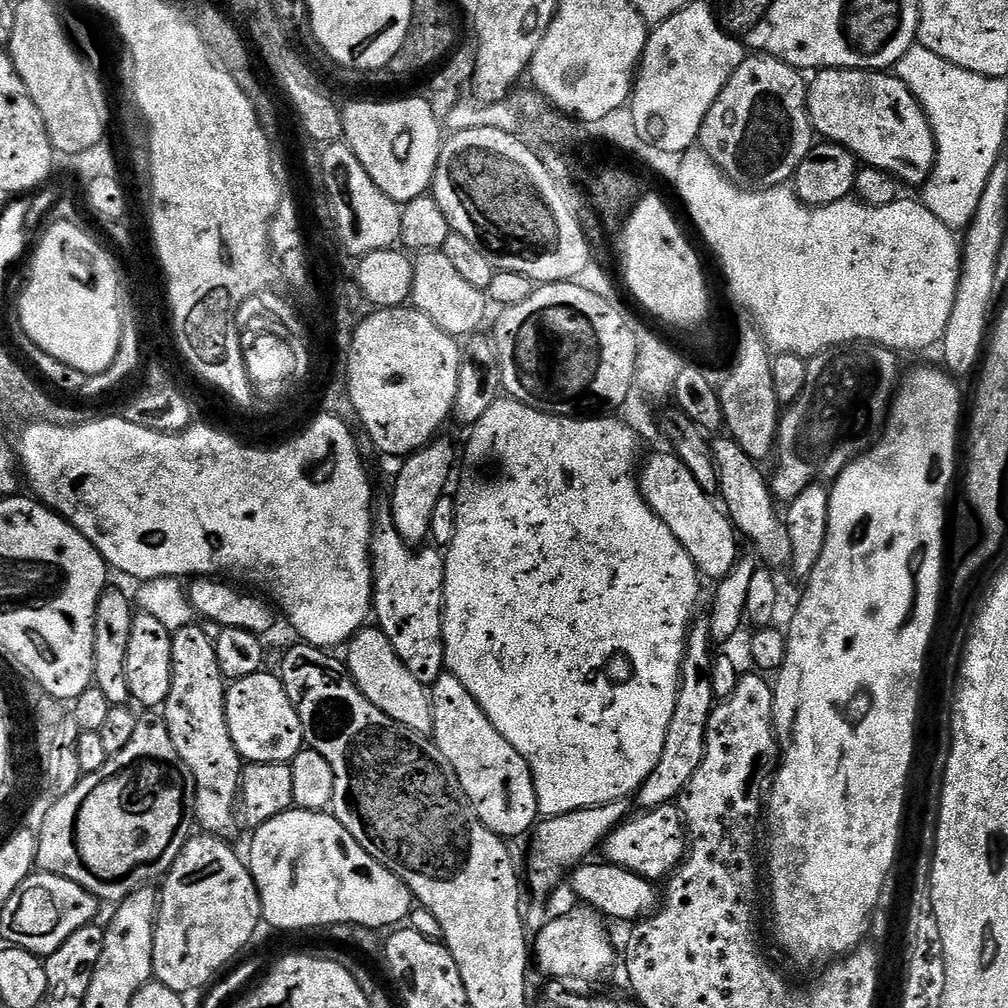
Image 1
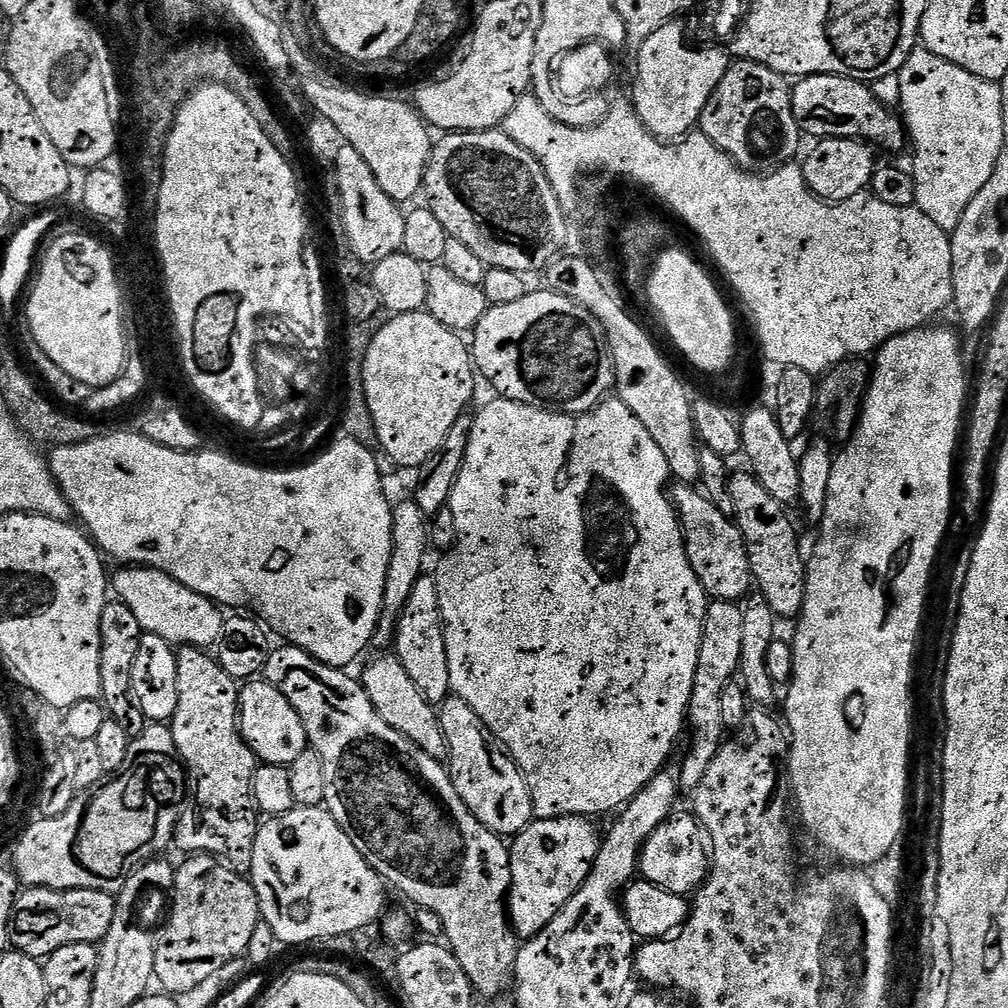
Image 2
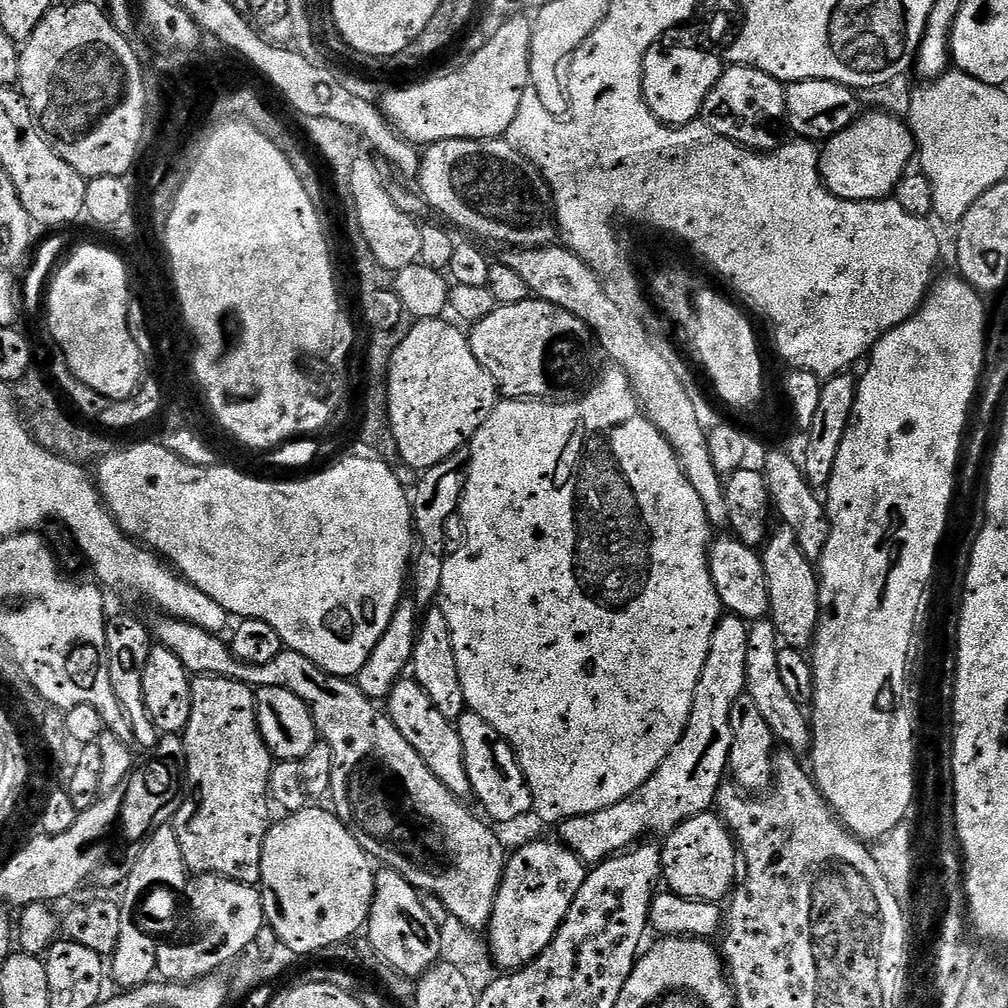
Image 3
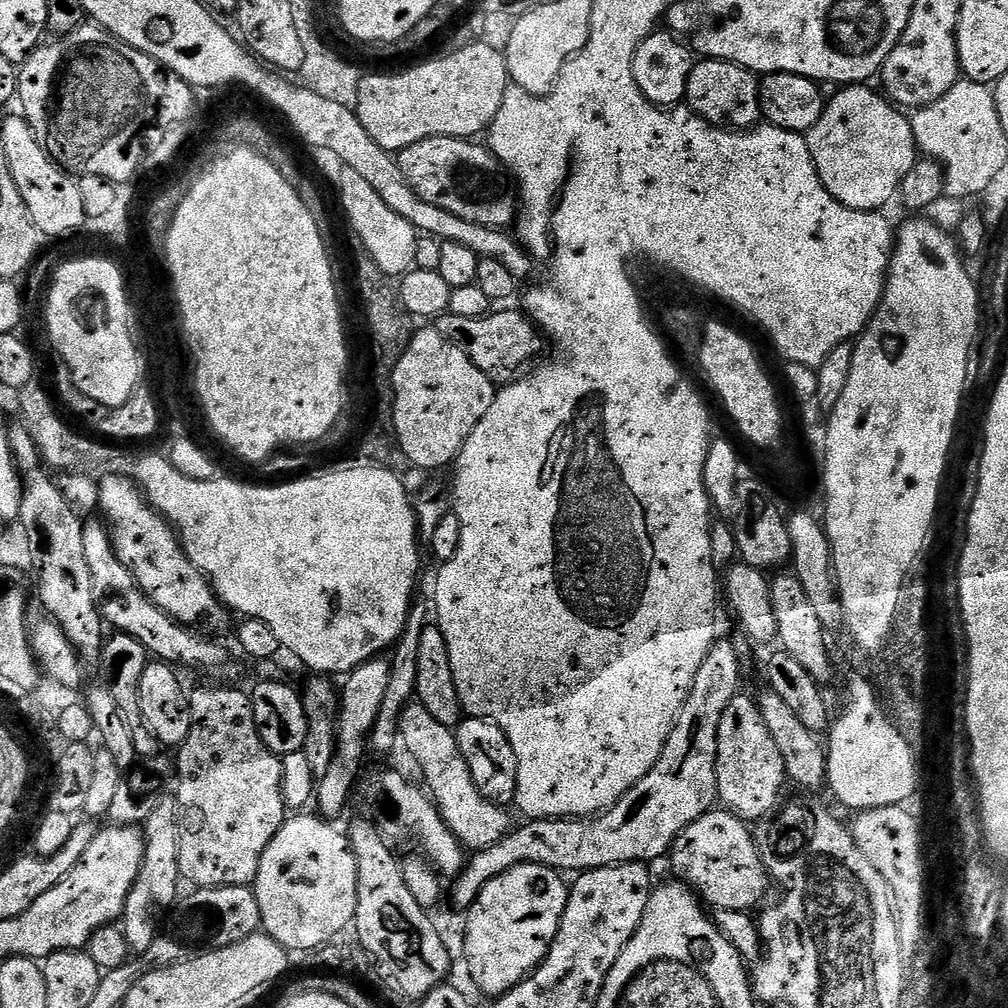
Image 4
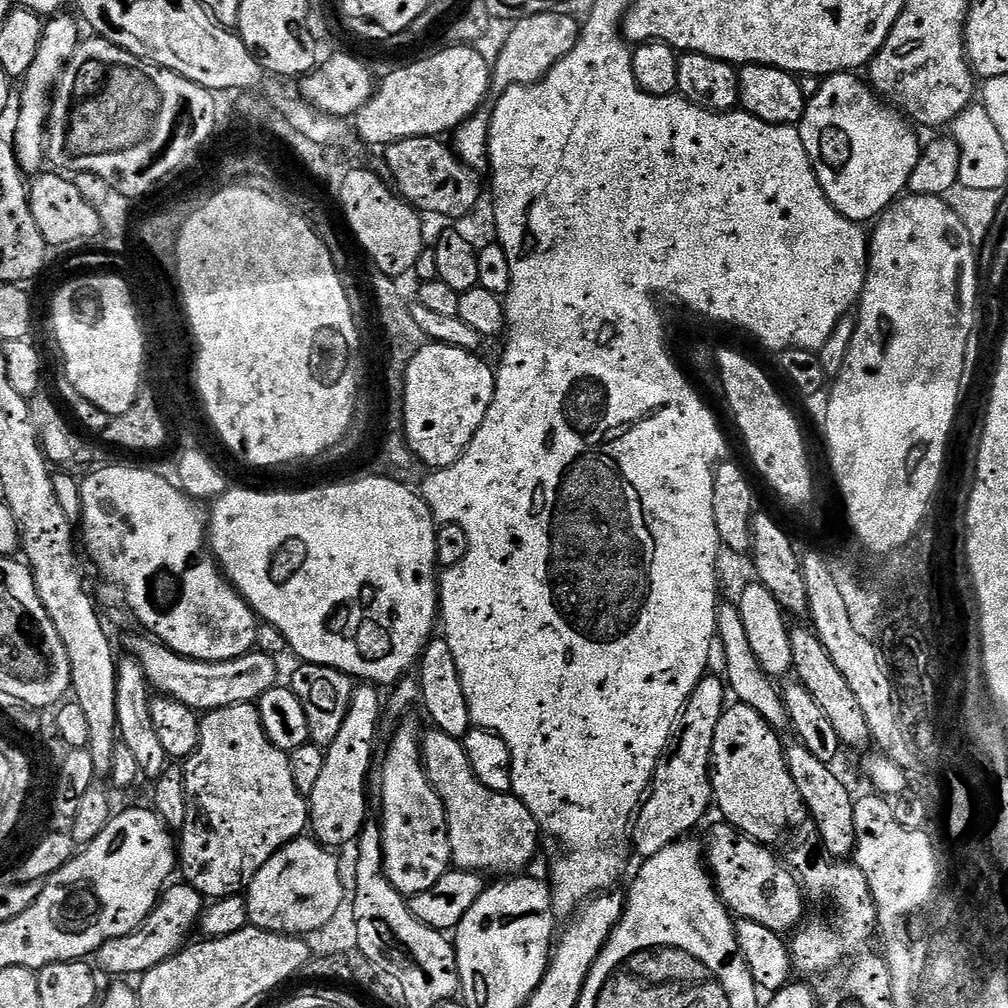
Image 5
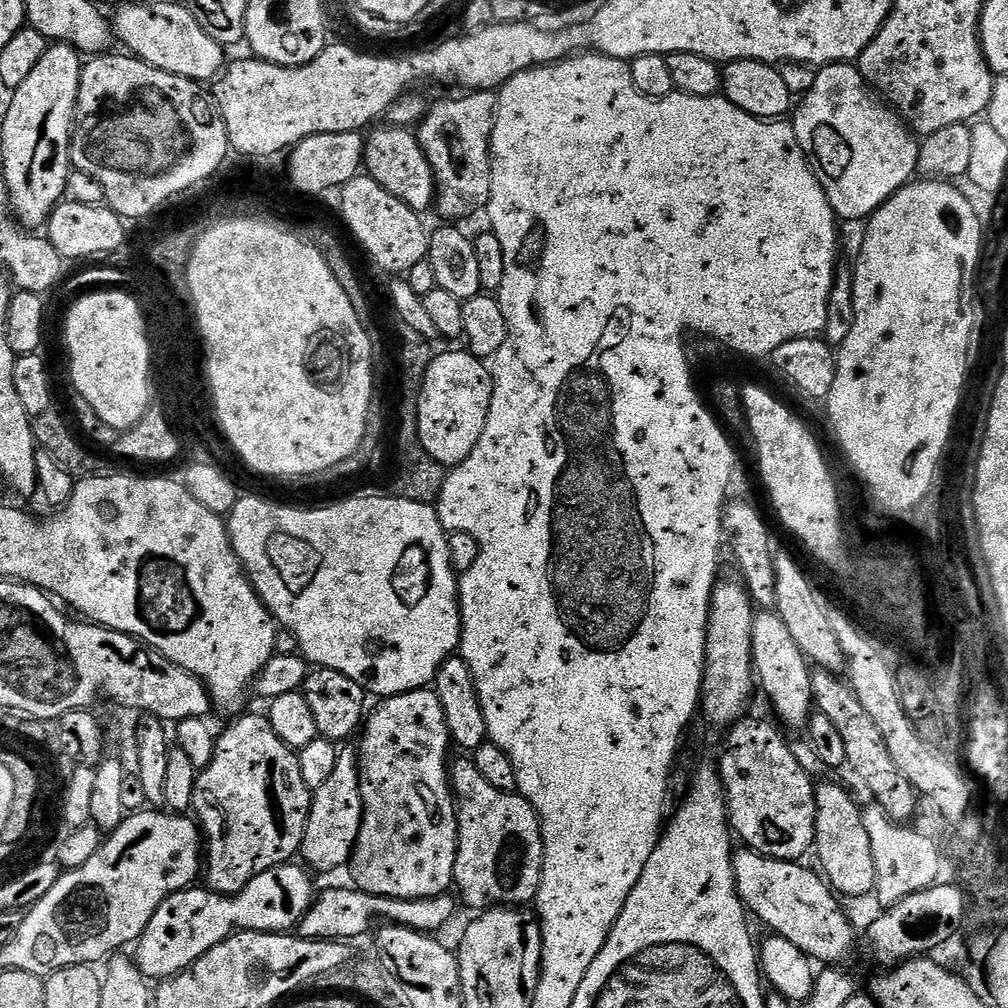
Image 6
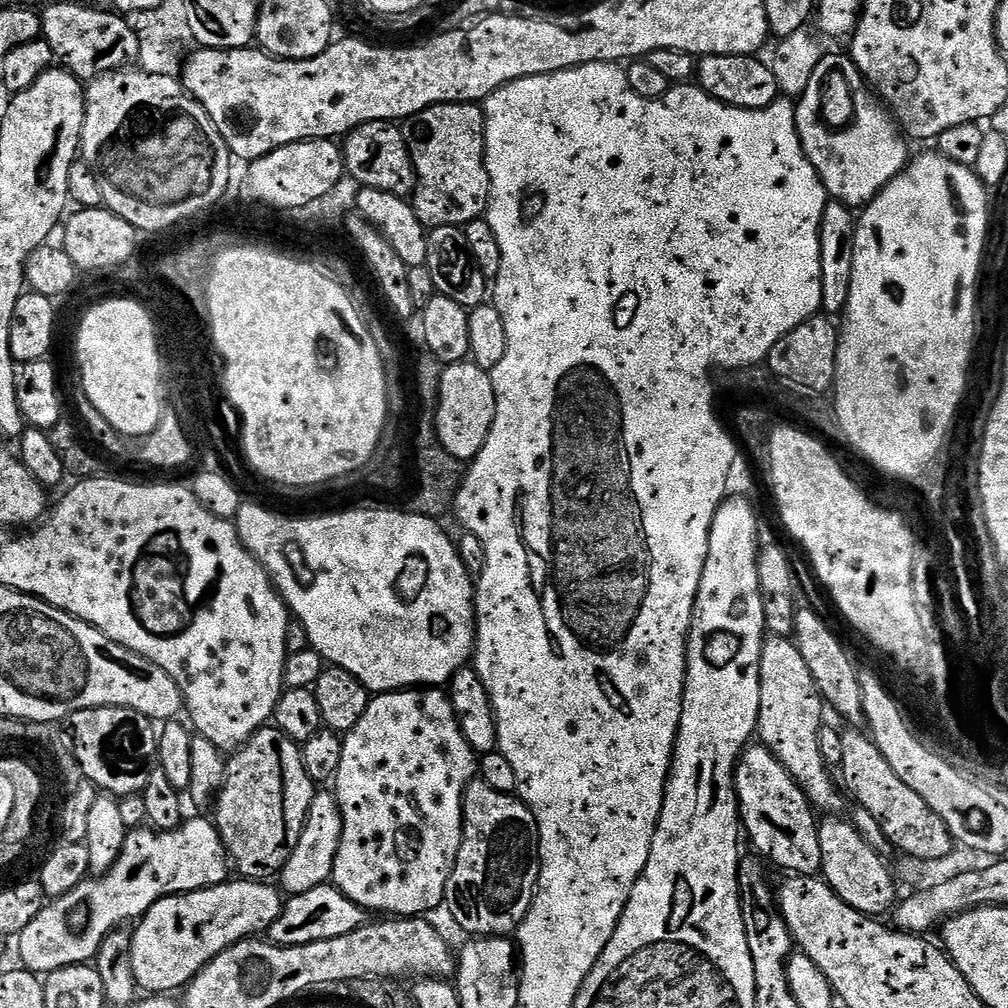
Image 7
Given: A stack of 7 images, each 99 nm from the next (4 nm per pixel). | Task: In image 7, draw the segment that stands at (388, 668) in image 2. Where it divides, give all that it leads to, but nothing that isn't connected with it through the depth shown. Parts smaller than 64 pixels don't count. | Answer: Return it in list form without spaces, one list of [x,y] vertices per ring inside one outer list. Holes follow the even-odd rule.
[[[479,778],[473,780],[464,791],[464,837],[444,895],[444,902],[449,904],[455,919],[469,937],[507,937],[515,933],[526,918],[539,880],[540,835],[534,814],[515,795],[490,790],[490,786]]]

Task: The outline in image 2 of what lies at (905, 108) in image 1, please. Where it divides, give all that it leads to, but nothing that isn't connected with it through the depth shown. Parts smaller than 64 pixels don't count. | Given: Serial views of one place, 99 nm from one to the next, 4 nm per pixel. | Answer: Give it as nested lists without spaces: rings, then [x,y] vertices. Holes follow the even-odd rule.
[[[805,76],[792,84],[792,109],[801,133],[815,138],[862,140],[873,146],[881,144],[896,152],[906,144],[904,121],[871,92],[862,80],[845,76]]]

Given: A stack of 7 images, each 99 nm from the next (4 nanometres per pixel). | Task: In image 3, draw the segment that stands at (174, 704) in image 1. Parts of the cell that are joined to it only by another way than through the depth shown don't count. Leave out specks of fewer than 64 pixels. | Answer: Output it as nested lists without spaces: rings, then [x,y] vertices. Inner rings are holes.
[[[197,675],[192,680],[192,709],[182,733],[186,775],[174,827],[184,865],[192,874],[225,876],[253,886],[260,883],[260,845],[270,827],[268,775],[274,763],[256,722],[256,700],[249,685],[225,676]]]

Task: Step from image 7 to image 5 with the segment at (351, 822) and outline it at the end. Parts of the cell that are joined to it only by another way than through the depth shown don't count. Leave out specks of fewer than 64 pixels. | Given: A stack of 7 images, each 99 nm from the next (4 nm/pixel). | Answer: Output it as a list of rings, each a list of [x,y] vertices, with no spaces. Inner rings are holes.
[[[404,724],[393,734],[384,762],[384,782],[381,781],[378,787],[381,790],[378,808],[384,811],[384,871],[397,891],[405,898],[411,898],[430,890],[453,867],[448,815],[442,798],[438,798],[434,786],[428,781],[428,771],[424,768],[422,755],[421,729],[416,729],[412,724]]]

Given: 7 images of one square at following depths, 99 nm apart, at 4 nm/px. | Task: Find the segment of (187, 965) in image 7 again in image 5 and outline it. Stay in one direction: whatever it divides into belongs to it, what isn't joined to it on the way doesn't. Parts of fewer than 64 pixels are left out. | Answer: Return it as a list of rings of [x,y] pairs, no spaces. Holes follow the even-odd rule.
[[[315,838],[292,840],[258,874],[246,889],[248,902],[248,918],[251,927],[260,928],[264,932],[276,932],[280,936],[305,938],[311,931],[322,930],[345,907],[344,880],[340,877],[340,864],[336,861],[337,853],[329,850]],[[187,882],[173,883],[165,891],[161,901],[156,905],[152,915],[144,921],[143,928],[131,936],[123,936],[106,943],[95,953],[94,960],[99,971],[111,978],[139,978],[154,966],[164,964],[189,943],[192,931],[197,931],[206,908],[205,897],[194,890]],[[176,884],[176,885],[175,885]],[[97,960],[97,961],[96,961]],[[100,963],[100,964],[99,964]],[[104,971],[104,972],[103,972]]]

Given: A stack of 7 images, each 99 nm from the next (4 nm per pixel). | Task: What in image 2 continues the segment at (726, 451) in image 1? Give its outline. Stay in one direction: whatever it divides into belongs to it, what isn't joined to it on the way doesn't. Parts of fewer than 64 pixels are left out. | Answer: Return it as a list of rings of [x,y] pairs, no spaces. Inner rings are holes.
[[[751,471],[735,472],[727,477],[726,483],[735,508],[734,519],[744,536],[755,587],[764,601],[776,611],[777,617],[799,617],[804,610],[808,570],[805,553],[800,553],[796,528],[788,517],[789,509],[780,504],[770,490],[766,490],[766,486],[762,486]]]

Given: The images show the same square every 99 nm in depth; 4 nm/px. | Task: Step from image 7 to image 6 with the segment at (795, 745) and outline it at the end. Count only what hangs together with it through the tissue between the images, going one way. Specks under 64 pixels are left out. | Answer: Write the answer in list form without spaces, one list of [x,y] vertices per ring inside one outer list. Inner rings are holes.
[[[760,610],[756,613],[752,631],[752,667],[759,687],[760,684],[764,687],[764,692],[768,695],[773,710],[776,711],[775,719],[785,729],[807,729],[808,722],[814,715],[813,669],[810,667],[810,661],[802,654],[802,650],[798,650],[798,642],[794,642],[786,622],[782,622],[782,618],[775,610]]]

